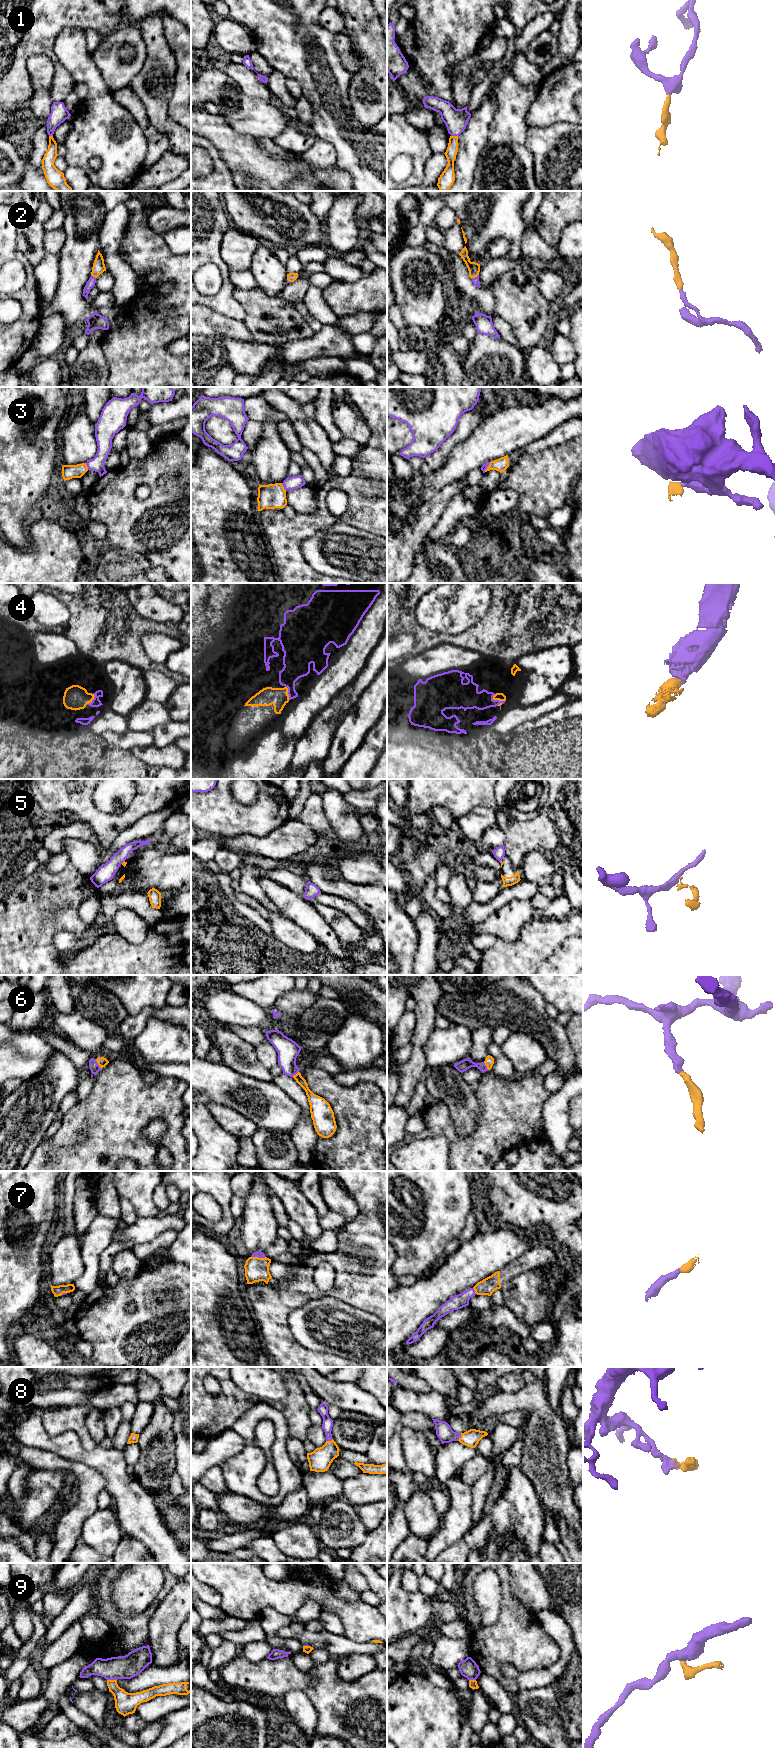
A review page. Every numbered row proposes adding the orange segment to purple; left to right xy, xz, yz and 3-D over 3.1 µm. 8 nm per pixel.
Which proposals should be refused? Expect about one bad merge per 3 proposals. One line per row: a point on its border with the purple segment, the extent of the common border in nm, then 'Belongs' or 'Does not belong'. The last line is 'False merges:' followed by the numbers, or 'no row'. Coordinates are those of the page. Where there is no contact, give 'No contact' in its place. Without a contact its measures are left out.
1: Touches purple at yz (454, 135). Shared border 60 nm. Belongs
2: Touches purple at yz (475, 277). Shared border 70 nm. Belongs
3: Touches purple at xz (283, 486). Shared border 70 nm. Does not belong
4: Touches purple at yz (497, 700). Shared border 120 nm. Belongs
5: Touches purple at xy (122, 862). Shared border 40 nm. Does not belong
6: Touches purple at xy (97, 1064). Shared border 90 nm. Belongs
7: Touches purple at xz (258, 1257). Shared border 120 nm. Belongs
8: Touches purple at yz (460, 1436). Shared border 70 nm. Belongs
9: Touches purple at xy (112, 1679). Shared border 80 nm. Does not belong
False merges: 3, 5, 9

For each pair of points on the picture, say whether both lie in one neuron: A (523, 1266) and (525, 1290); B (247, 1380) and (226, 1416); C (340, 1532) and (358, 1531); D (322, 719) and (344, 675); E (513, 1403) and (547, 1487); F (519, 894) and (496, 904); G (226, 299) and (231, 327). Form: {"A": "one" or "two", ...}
{"A": "two", "B": "two", "C": "one", "D": "two", "E": "one", "F": "one", "G": "two"}

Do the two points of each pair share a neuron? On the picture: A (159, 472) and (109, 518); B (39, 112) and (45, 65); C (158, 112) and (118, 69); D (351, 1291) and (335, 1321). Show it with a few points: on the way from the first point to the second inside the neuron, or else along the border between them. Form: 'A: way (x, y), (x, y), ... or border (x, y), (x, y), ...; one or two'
A: way (155, 488), (155, 491), (125, 520); one
B: way (41, 100), (41, 77); one
C: border (144, 62), (141, 70), (128, 85); two
D: border (322, 1296), (329, 1295), (367, 1311); two

